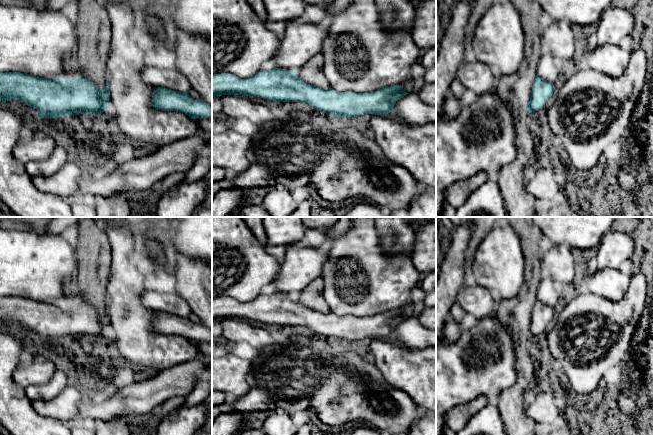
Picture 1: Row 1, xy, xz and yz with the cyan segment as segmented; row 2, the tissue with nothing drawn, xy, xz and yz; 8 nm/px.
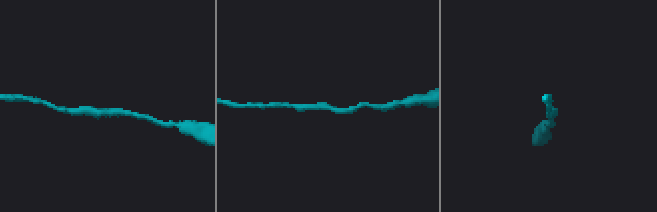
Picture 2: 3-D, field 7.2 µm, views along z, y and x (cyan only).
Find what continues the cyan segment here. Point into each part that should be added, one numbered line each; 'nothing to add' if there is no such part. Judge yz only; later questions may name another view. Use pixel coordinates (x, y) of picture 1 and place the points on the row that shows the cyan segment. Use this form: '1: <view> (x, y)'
nothing to add

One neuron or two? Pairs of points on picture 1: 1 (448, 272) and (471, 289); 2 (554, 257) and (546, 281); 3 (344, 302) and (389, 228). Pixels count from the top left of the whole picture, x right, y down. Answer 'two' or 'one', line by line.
1: two
2: two
3: two

